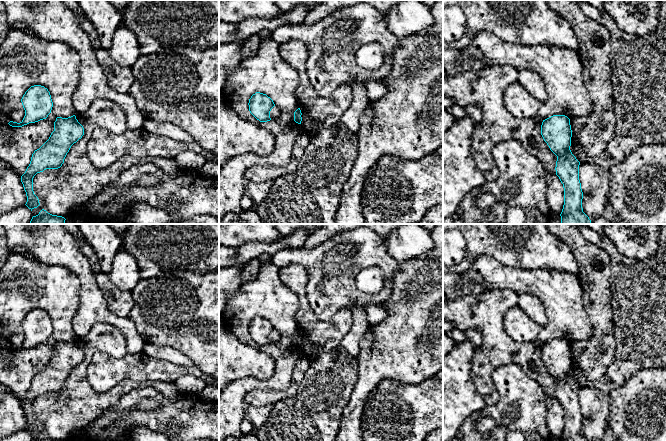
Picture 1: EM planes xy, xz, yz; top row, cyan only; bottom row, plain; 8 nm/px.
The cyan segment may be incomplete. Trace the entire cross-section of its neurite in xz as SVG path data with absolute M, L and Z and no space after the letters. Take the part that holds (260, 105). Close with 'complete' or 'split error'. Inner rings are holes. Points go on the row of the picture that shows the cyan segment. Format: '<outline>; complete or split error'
M256 92L249 99L249 111L260 122L270 121L270 111L275 106L266 94Z; complete

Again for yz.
M553 115L543 120L541 135L550 150L557 156L556 175L564 188L561 224L590 224L591 220L582 208L580 162L570 150L572 137L570 119L565 115Z; complete

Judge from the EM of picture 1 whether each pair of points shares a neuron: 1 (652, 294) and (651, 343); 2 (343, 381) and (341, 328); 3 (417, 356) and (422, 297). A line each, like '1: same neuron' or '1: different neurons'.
1: same neuron
2: same neuron
3: same neuron

